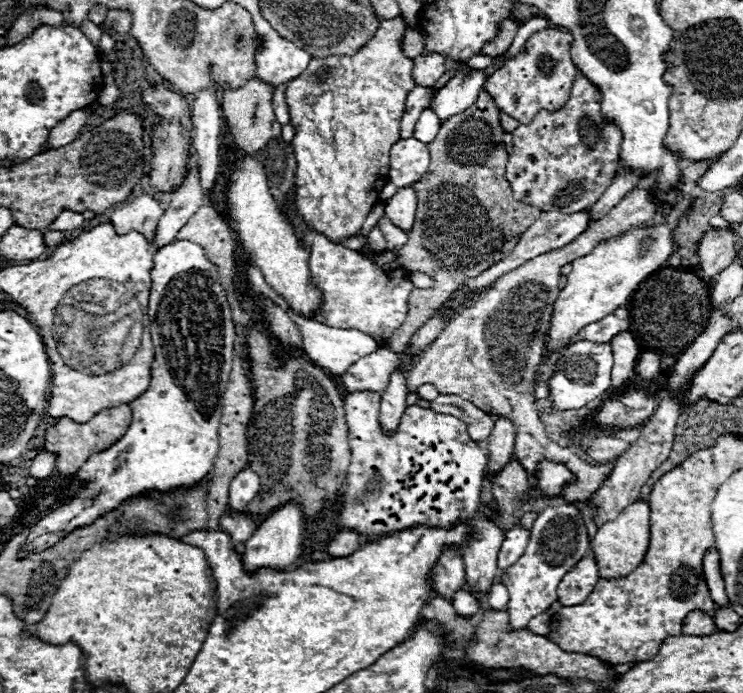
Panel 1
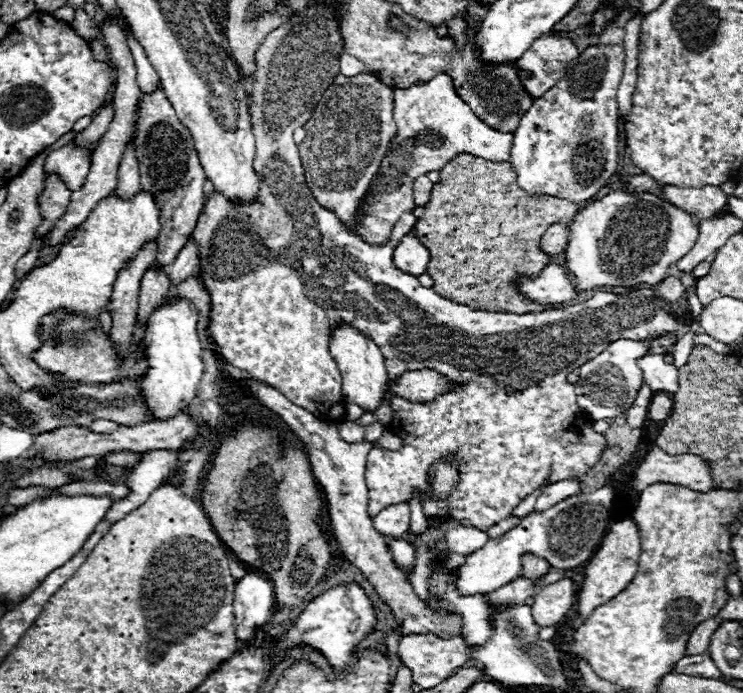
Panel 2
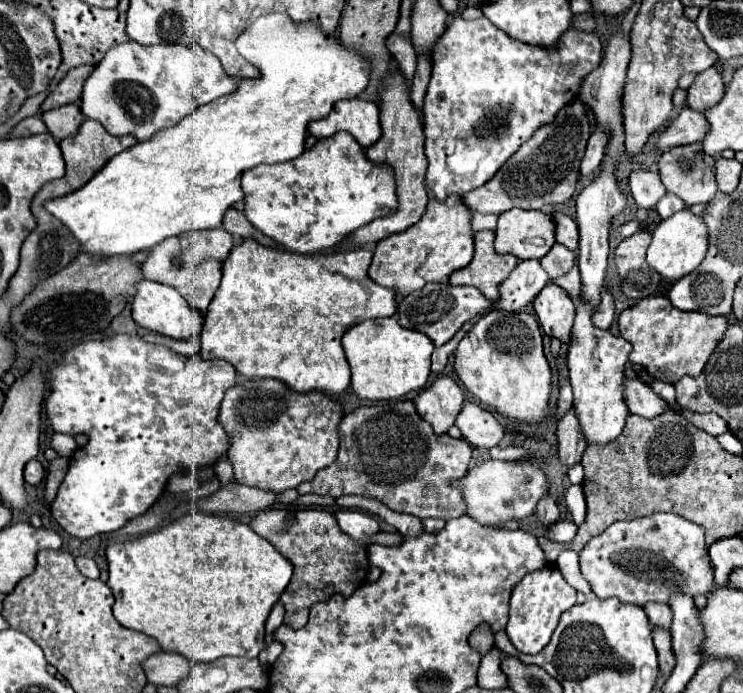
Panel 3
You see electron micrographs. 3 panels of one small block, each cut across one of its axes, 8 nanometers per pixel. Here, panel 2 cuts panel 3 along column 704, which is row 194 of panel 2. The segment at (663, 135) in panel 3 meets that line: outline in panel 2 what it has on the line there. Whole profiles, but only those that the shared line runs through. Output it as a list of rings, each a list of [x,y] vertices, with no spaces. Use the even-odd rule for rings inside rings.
[[[134,136],[130,138],[124,156],[120,160],[120,168],[118,168],[118,188],[116,194],[120,198],[132,198],[132,194],[140,192],[140,166],[138,166],[138,158],[136,158],[136,148],[134,148]]]

